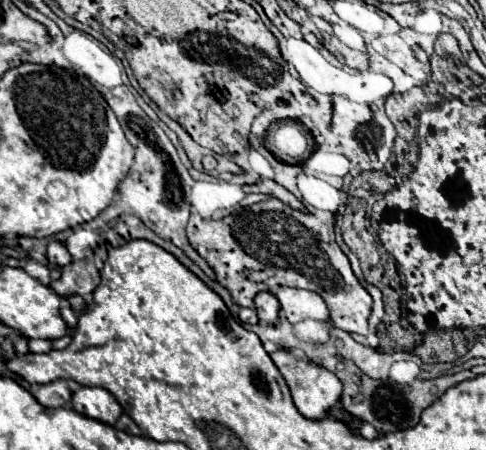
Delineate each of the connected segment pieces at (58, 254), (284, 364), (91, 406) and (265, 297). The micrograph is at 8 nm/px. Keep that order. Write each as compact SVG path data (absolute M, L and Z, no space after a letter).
M51 242L47 246L47 260L53 266L67 266L71 264L71 254L67 252L67 248L61 242Z
M285 352L287 356L283 358L271 358L275 362L275 366L279 368L279 372L283 374L289 390L291 390L291 396L293 396L293 402L297 406L297 410L305 416L305 418L311 418L311 420L319 420L323 418L323 414L339 400L341 396L341 390L343 390L343 384L341 380L329 372L327 368L319 366L319 364L313 364L309 360L299 360L295 358L291 352Z
M81 386L77 392L73 392L71 404L75 412L109 426L113 426L123 412L113 394L109 394L105 388Z
M257 292L253 300L255 300L255 308L261 324L273 324L277 320L277 310L279 310L277 298L271 292Z

